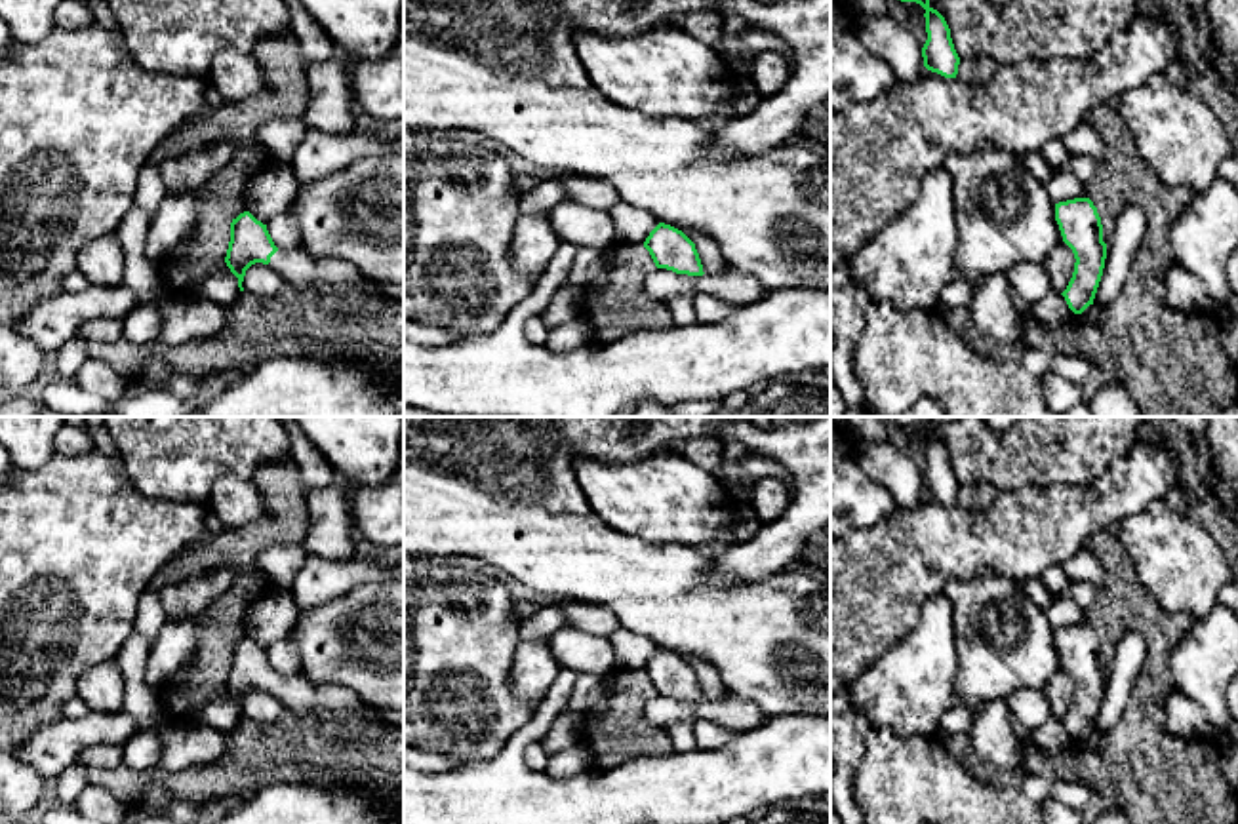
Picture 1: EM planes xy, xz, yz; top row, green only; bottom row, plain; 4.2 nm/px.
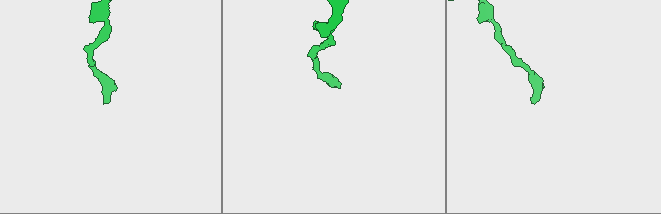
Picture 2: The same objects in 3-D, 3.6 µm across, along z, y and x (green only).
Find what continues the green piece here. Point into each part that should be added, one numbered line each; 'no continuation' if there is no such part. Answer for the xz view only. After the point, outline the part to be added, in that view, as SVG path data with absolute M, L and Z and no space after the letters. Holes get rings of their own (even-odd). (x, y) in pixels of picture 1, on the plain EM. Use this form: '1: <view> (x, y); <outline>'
no continuation

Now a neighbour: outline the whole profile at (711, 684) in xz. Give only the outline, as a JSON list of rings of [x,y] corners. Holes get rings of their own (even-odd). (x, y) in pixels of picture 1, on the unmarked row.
[[[682,657],[682,658],[695,670],[705,700],[720,702],[729,696],[718,670],[710,662],[701,660],[697,657]]]

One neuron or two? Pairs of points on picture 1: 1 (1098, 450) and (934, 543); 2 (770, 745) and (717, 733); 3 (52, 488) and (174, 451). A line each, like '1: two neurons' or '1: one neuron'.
1: two neurons
2: two neurons
3: two neurons

